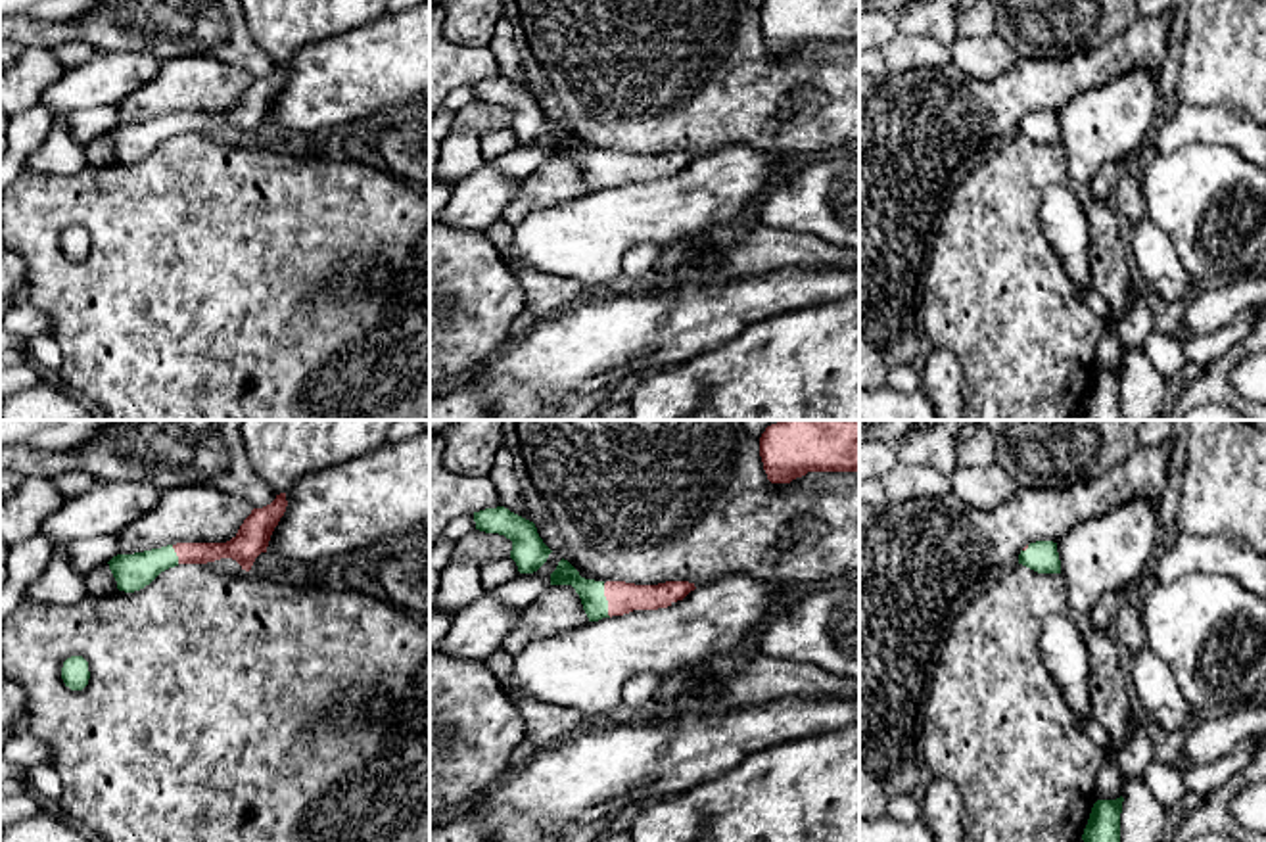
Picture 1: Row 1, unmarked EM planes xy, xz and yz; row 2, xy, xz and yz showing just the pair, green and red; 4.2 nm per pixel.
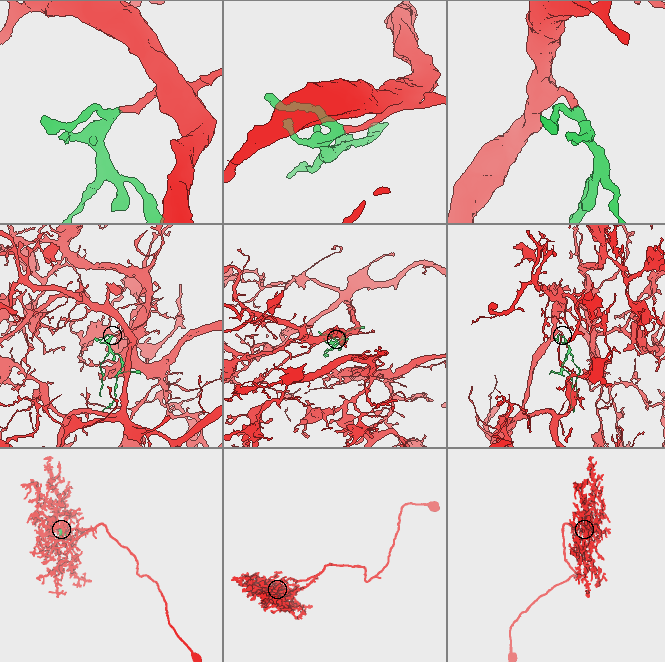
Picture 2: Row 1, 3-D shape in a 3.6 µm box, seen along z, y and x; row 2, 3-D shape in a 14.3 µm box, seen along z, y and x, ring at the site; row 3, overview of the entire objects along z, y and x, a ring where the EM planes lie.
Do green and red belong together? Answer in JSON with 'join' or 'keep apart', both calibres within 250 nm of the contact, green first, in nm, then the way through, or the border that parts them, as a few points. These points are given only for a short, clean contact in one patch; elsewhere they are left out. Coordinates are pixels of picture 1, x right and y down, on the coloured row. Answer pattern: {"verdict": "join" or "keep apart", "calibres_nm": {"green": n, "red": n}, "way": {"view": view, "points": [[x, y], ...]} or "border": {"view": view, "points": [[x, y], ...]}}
{"verdict": "join", "calibres_nm": {"green": 110, "red": 130}, "way": {"view": "xz", "points": [[591, 593], [607, 601], [622, 597]]}}

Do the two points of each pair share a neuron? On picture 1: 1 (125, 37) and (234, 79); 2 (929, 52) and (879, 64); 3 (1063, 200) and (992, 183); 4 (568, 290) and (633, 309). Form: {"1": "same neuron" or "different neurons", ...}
{"1": "different neurons", "2": "same neuron", "3": "different neurons", "4": "different neurons"}

